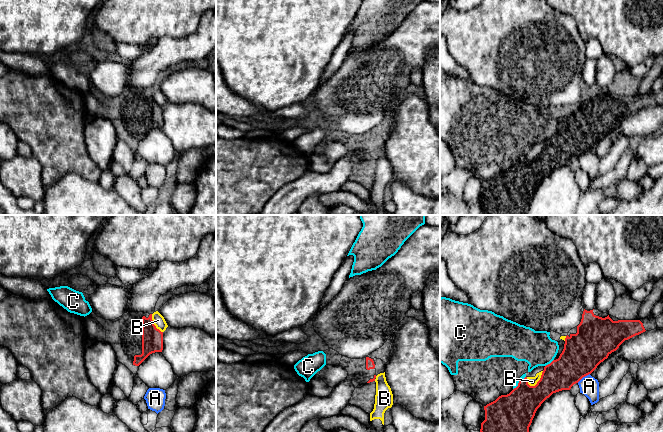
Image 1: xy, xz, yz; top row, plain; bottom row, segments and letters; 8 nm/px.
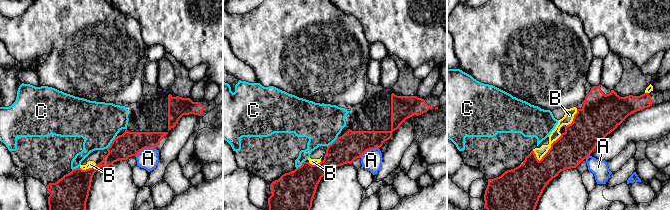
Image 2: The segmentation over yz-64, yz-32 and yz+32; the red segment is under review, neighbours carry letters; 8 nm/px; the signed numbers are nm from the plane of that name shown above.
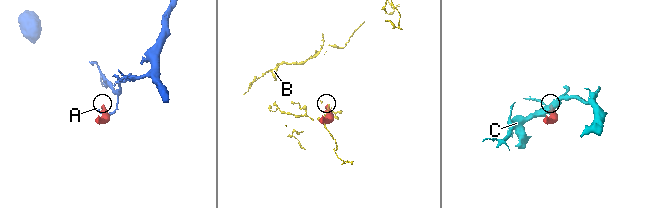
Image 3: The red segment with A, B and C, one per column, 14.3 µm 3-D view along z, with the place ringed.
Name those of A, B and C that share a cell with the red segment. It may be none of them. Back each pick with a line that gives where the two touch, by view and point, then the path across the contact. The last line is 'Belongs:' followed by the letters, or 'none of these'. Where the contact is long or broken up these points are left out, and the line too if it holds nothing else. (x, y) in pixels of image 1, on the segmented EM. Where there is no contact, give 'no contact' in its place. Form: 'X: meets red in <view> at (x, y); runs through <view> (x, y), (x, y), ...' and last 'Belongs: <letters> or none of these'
Belongs: none of these

